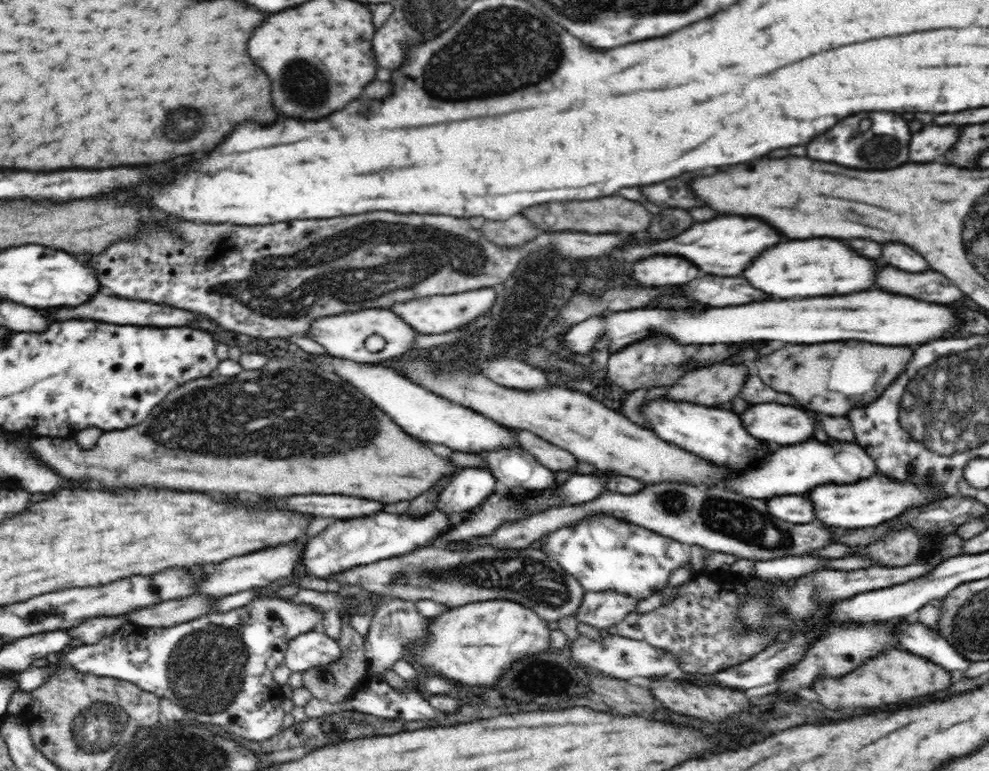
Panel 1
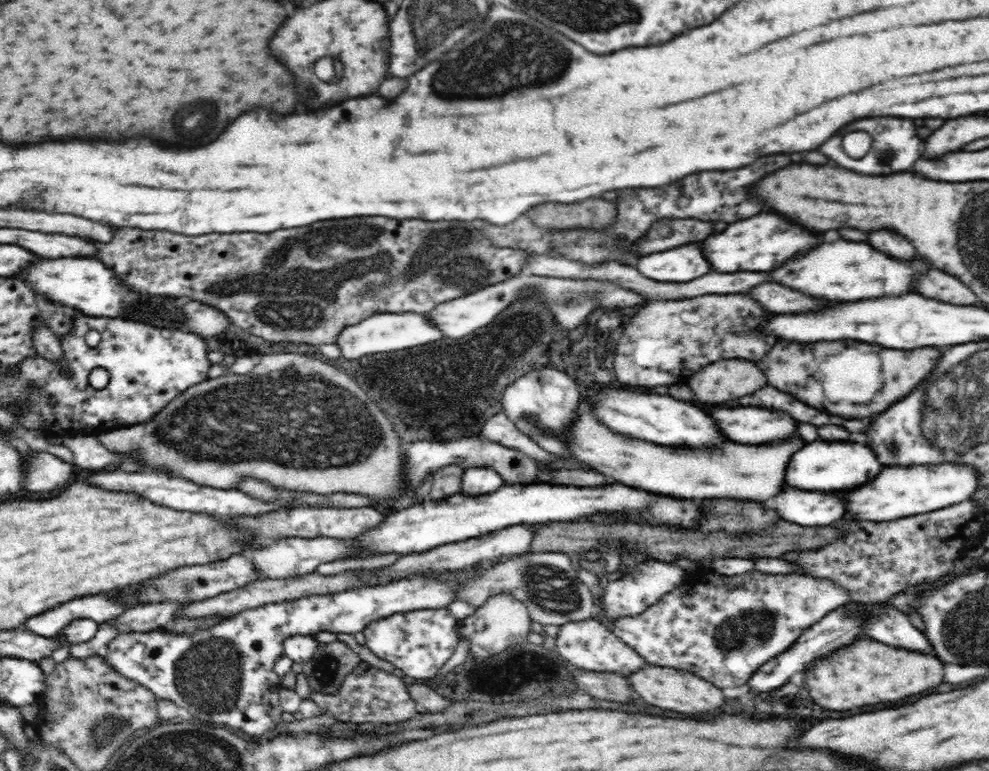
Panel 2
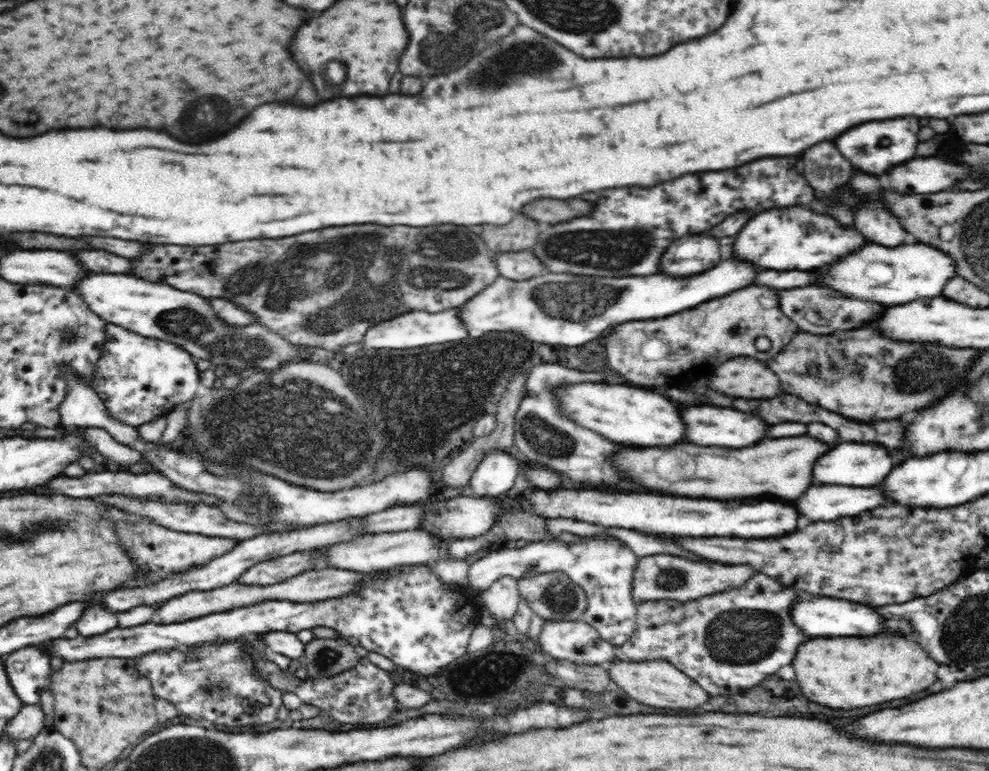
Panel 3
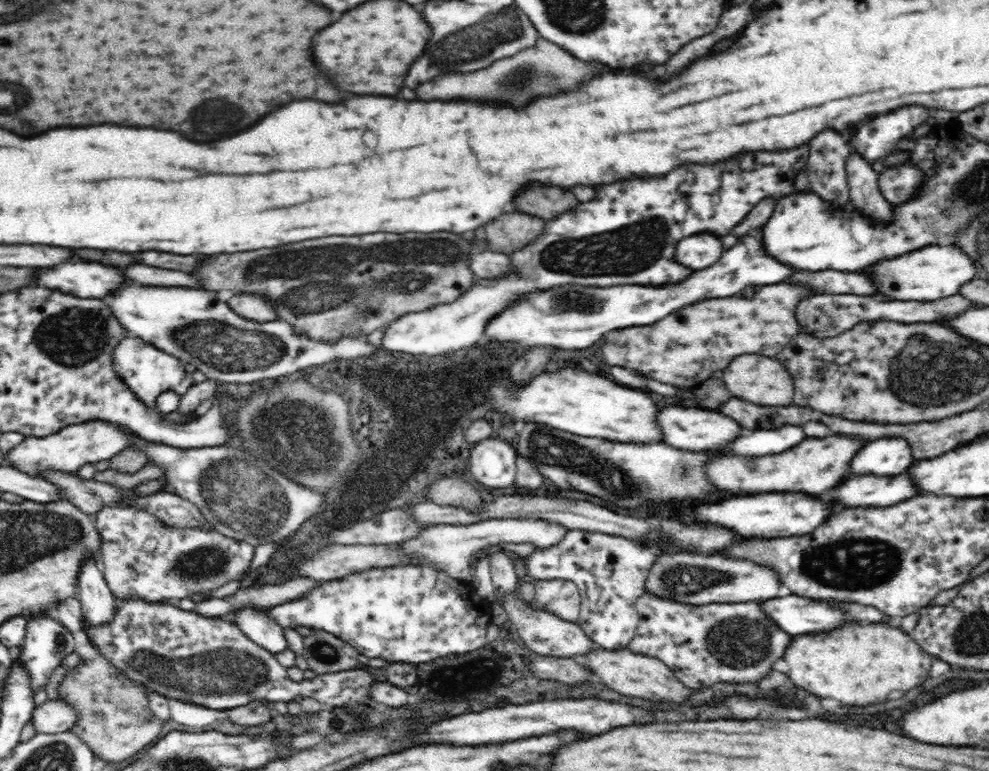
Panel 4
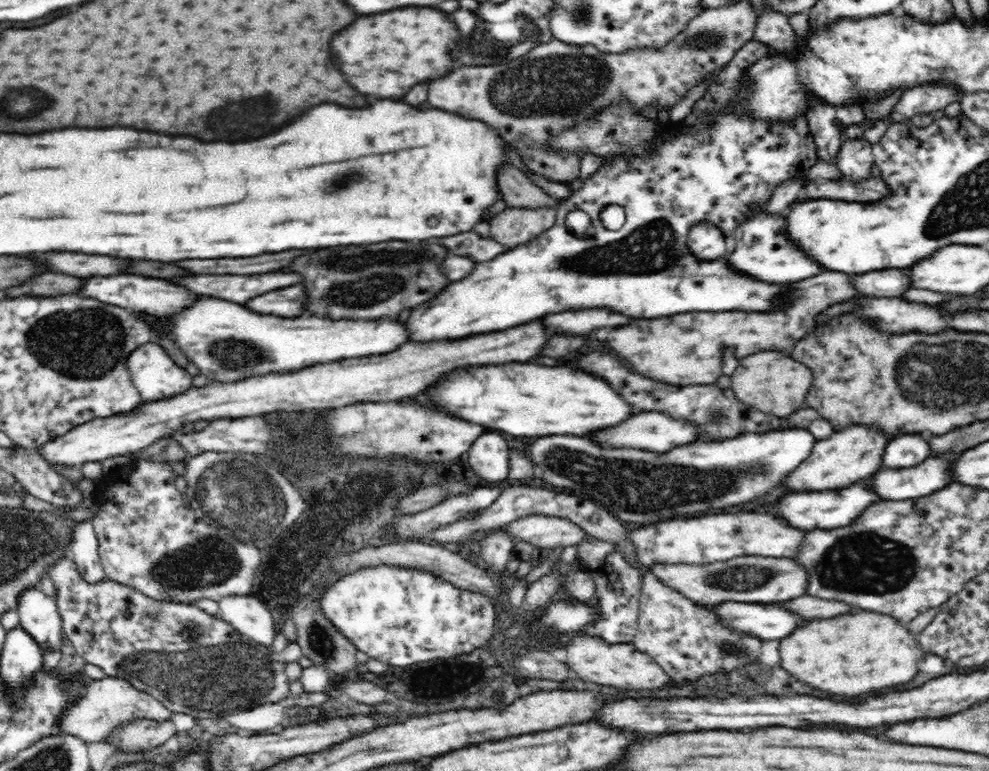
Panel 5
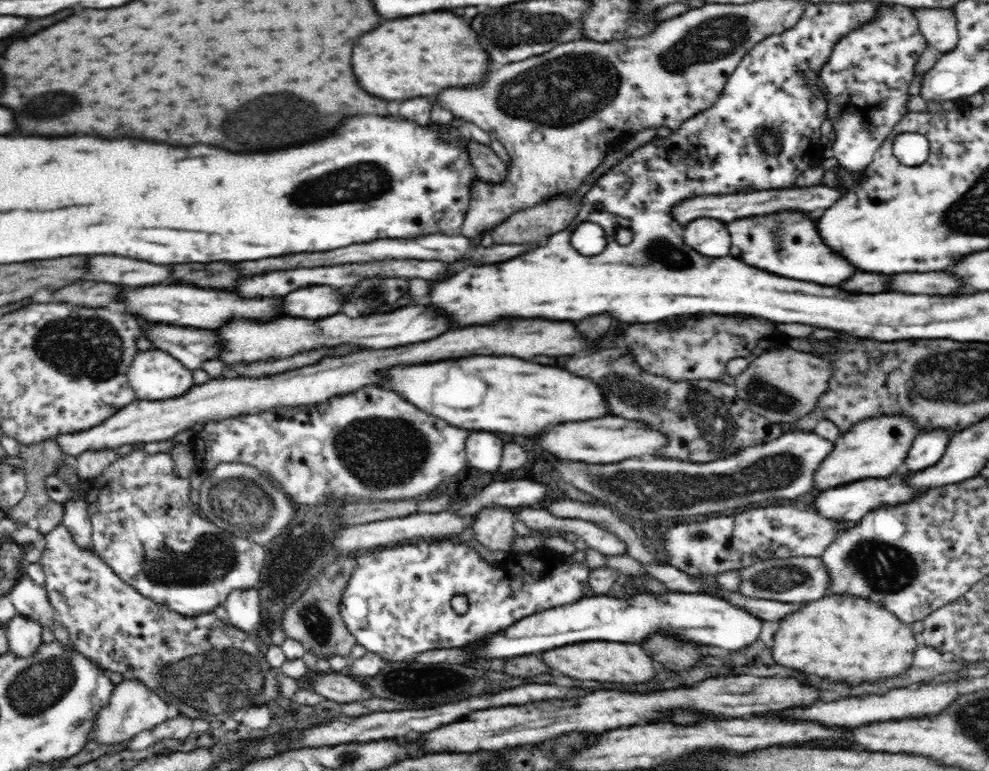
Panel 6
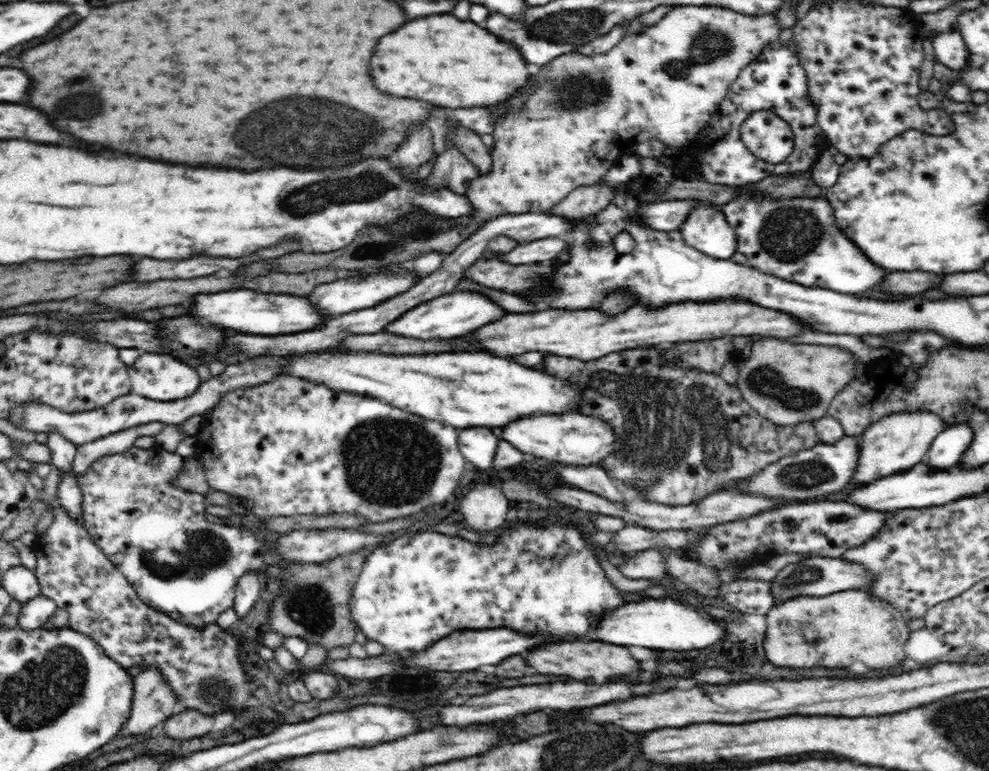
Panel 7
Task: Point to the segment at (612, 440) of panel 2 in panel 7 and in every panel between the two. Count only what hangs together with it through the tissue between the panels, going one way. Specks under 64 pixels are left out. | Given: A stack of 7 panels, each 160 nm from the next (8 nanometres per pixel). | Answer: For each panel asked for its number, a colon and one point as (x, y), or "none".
3: (783, 467)
4: (815, 466)
5: (855, 452)
6: (876, 447)
7: (895, 443)

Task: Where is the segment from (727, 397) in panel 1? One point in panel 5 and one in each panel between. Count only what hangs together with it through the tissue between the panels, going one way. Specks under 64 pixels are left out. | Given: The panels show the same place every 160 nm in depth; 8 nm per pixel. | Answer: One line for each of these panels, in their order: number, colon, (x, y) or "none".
2: (721, 381)
3: (740, 377)
4: (761, 380)
5: (770, 382)

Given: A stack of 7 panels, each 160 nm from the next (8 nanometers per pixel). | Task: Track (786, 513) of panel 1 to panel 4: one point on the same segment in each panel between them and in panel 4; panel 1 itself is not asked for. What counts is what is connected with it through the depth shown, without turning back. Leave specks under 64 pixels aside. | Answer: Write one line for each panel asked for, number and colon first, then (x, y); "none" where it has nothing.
2: (806, 508)
3: (825, 503)
4: (861, 490)

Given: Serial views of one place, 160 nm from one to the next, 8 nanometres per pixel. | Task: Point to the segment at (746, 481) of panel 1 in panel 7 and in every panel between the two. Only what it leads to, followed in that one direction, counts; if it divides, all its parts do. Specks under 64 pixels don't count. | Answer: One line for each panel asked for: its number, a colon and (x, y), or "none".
2: (822, 466)
3: (850, 464)
4: (887, 456)
5: (904, 451)
6: (928, 447)
7: (950, 445)

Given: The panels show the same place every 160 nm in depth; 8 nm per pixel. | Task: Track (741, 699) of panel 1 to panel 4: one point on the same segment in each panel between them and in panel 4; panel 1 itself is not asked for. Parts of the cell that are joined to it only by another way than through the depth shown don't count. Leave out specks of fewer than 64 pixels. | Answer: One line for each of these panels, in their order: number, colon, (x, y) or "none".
2: (670, 689)
3: (658, 683)
4: (643, 676)

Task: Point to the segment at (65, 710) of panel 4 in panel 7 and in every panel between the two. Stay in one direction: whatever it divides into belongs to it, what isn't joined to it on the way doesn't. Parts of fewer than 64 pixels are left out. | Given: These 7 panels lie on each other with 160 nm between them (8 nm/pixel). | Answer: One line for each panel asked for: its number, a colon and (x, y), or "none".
5: (108, 702)
6: (132, 707)
7: (153, 701)

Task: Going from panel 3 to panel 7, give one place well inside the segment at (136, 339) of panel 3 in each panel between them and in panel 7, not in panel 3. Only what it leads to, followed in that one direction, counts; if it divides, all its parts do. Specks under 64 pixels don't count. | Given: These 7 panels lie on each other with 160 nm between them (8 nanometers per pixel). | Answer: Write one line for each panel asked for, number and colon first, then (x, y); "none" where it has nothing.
4: (147, 371)
5: (155, 375)
6: (153, 374)
7: (155, 376)

